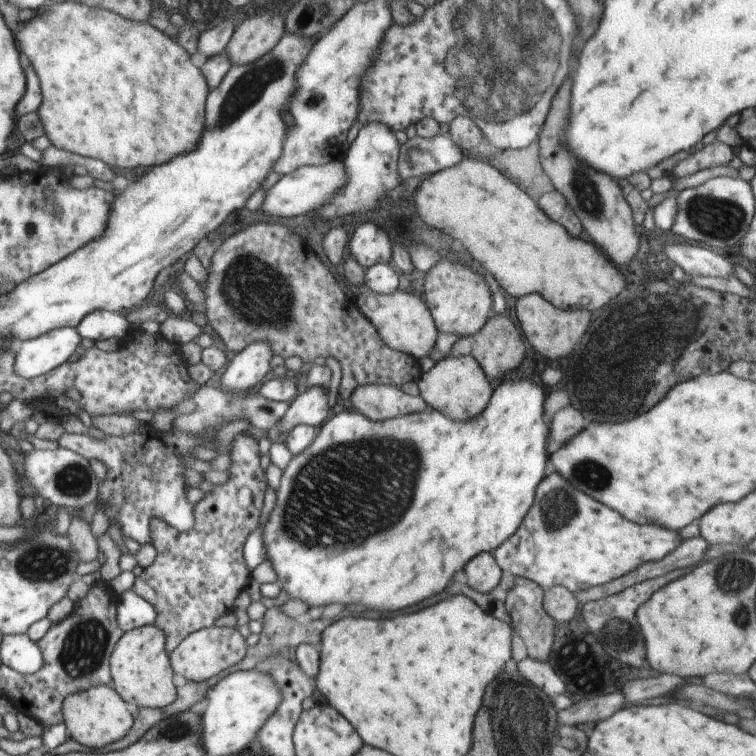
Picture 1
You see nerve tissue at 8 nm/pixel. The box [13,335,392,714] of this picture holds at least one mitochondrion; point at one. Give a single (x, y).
(82, 652)

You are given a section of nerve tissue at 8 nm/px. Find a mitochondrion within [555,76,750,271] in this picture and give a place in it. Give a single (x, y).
(721, 219)

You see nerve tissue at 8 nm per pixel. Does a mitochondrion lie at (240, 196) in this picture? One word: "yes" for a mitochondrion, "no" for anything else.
no

